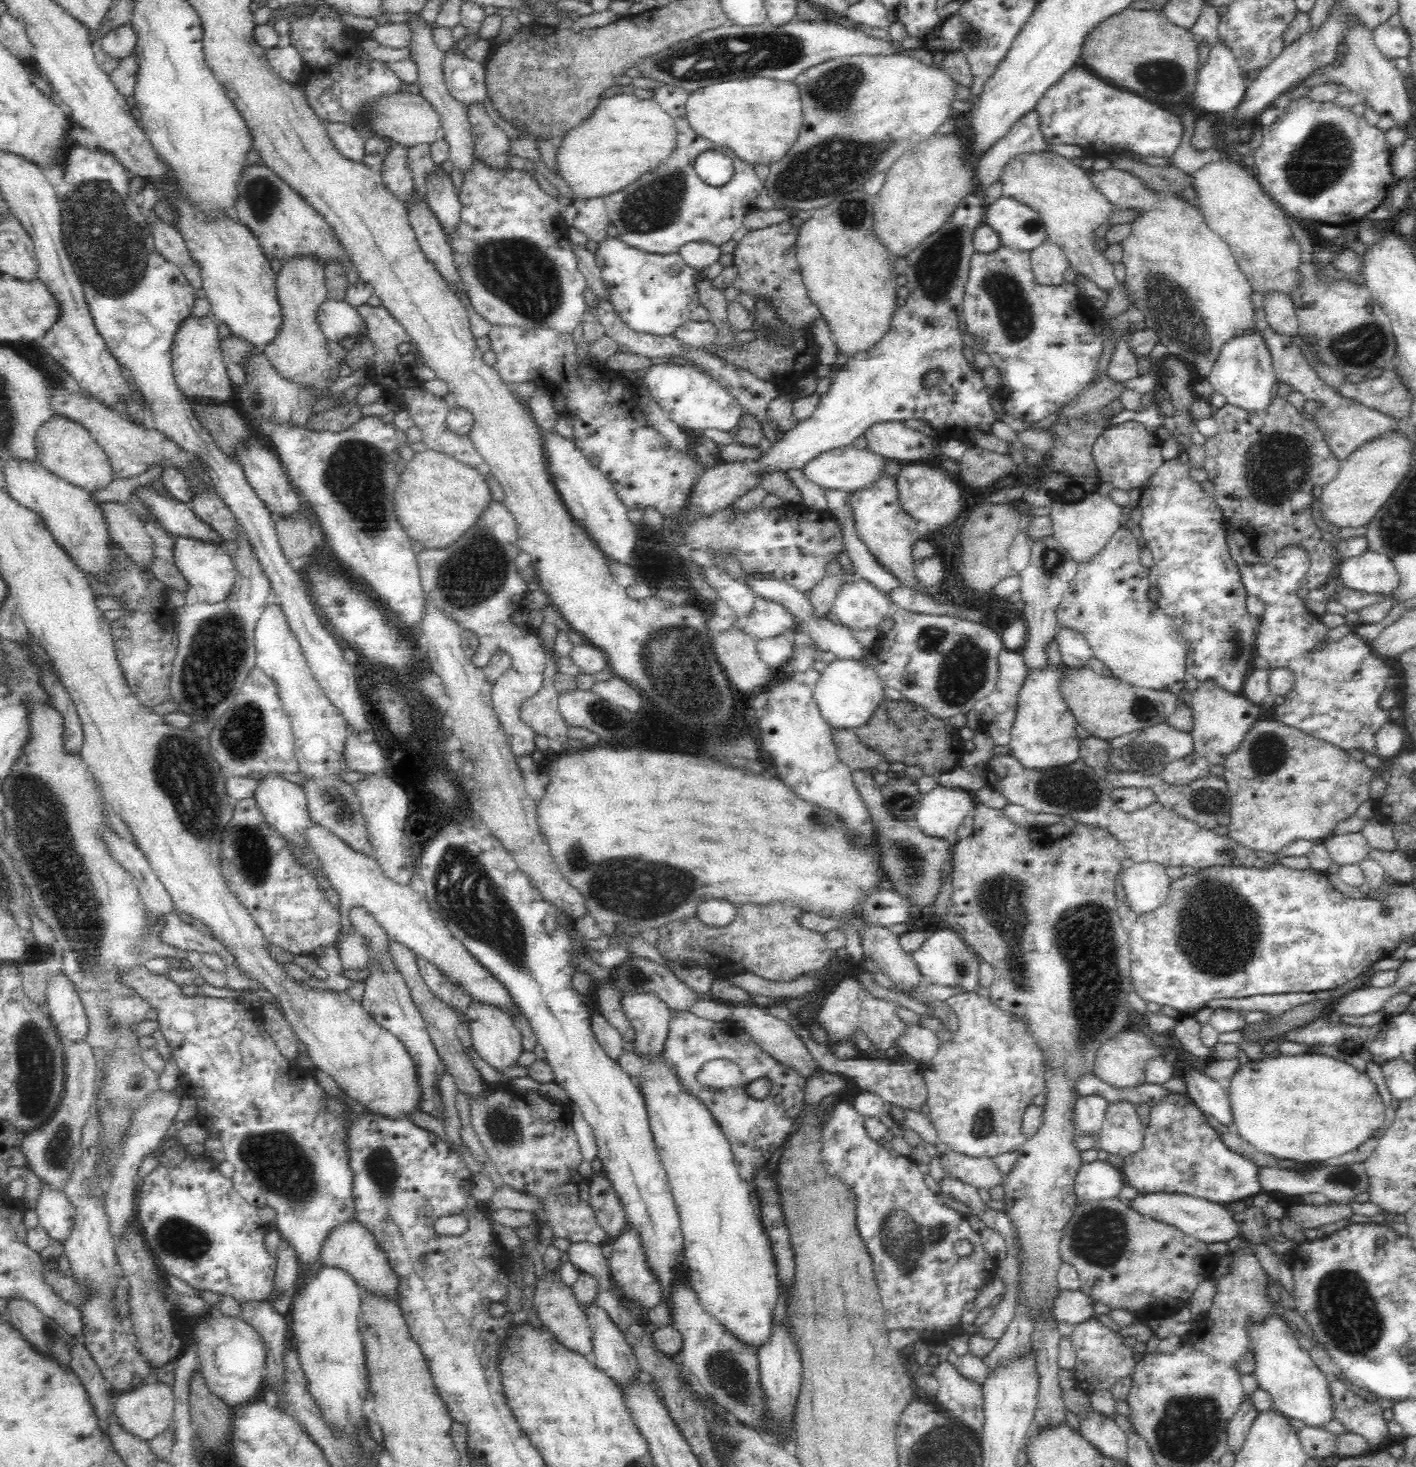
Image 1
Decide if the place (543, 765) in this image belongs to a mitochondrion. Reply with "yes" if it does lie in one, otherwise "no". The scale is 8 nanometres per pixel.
no

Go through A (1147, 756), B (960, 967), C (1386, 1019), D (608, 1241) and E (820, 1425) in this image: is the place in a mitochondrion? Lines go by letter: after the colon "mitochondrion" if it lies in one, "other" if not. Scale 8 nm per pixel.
A: mitochondrion
B: mitochondrion
C: other
D: other
E: other

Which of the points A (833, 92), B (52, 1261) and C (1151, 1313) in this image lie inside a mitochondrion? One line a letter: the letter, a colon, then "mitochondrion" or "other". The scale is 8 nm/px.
A: mitochondrion
B: other
C: other

